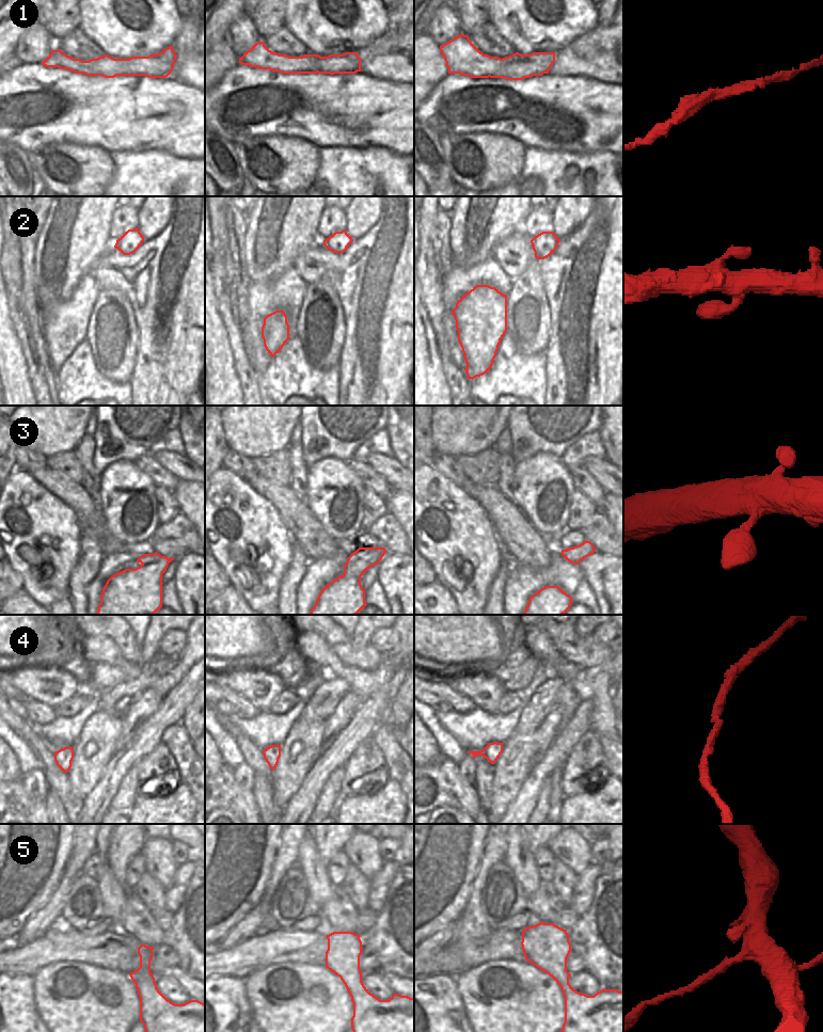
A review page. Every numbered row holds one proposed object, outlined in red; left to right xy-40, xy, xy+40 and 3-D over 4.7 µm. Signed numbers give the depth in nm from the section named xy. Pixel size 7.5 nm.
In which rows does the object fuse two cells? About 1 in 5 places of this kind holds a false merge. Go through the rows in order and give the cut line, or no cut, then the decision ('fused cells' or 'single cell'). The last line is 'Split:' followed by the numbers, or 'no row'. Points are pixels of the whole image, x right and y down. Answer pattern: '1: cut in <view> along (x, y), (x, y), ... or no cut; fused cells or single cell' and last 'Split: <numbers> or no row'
1: no cut; single cell
2: no cut; single cell
3: no cut; single cell
4: no cut; single cell
5: no cut; single cell
Split: no row

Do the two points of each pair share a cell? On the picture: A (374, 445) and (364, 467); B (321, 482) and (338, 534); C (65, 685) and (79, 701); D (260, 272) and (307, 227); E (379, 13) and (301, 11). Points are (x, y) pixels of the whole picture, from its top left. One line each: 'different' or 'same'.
A: different
B: same
C: different
D: same
E: same

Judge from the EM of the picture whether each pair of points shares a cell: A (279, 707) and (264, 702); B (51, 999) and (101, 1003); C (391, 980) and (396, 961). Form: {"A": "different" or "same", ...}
{"A": "different", "B": "same", "C": "different"}

